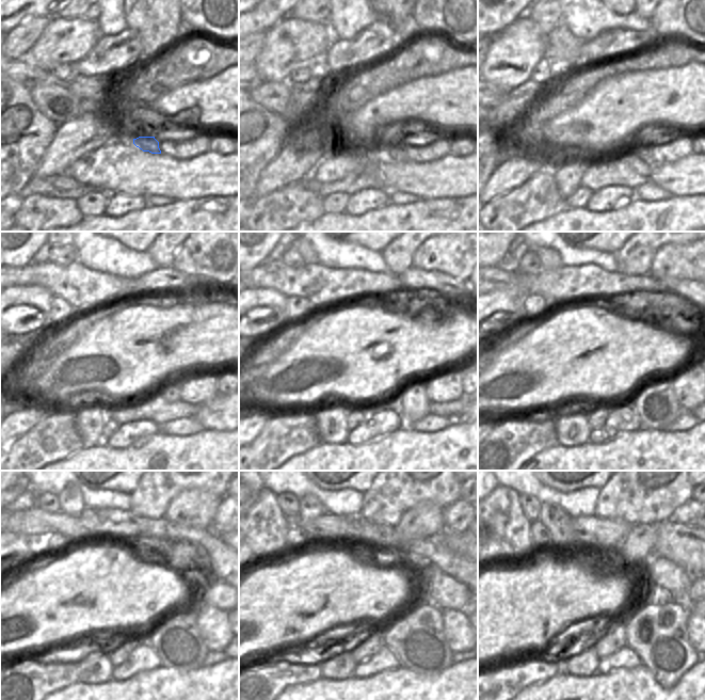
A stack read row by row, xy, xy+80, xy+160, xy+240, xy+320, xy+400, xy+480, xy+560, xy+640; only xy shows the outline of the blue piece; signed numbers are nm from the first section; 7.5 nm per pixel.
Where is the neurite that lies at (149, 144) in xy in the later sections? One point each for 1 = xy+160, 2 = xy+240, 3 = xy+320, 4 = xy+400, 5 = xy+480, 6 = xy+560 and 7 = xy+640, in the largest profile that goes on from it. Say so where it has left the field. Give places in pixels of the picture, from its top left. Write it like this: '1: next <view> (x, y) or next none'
1: next xy+160 (644, 152)
2: next xy+240 (171, 393)
3: next xy+320 (413, 402)
4: next xy+400 (655, 401)
5: next xy+480 (177, 641)
6: next xy+560 (416, 635)
7: next xy+640 (658, 633)

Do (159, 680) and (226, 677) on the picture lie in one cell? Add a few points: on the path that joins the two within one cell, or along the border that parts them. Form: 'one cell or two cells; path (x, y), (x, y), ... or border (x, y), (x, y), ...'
one cell; path (176, 680), (209, 680)

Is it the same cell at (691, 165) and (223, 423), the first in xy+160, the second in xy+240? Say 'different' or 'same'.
same

